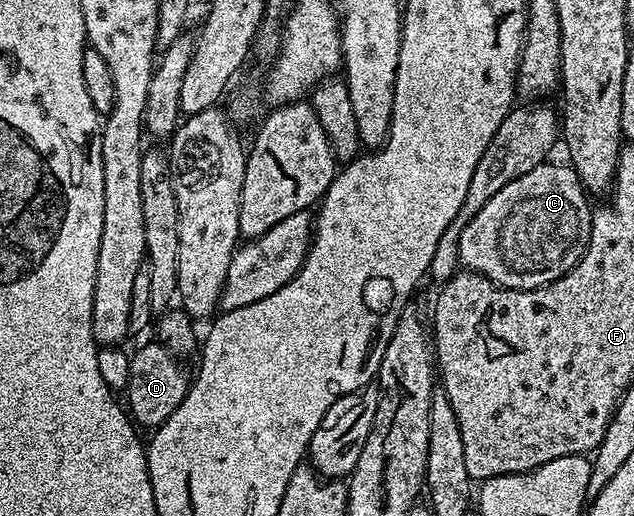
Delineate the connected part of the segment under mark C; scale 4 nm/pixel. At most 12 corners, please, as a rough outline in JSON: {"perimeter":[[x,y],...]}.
{"perimeter":[[536,165],[460,233],[458,262],[533,291],[584,257],[574,168]]}

